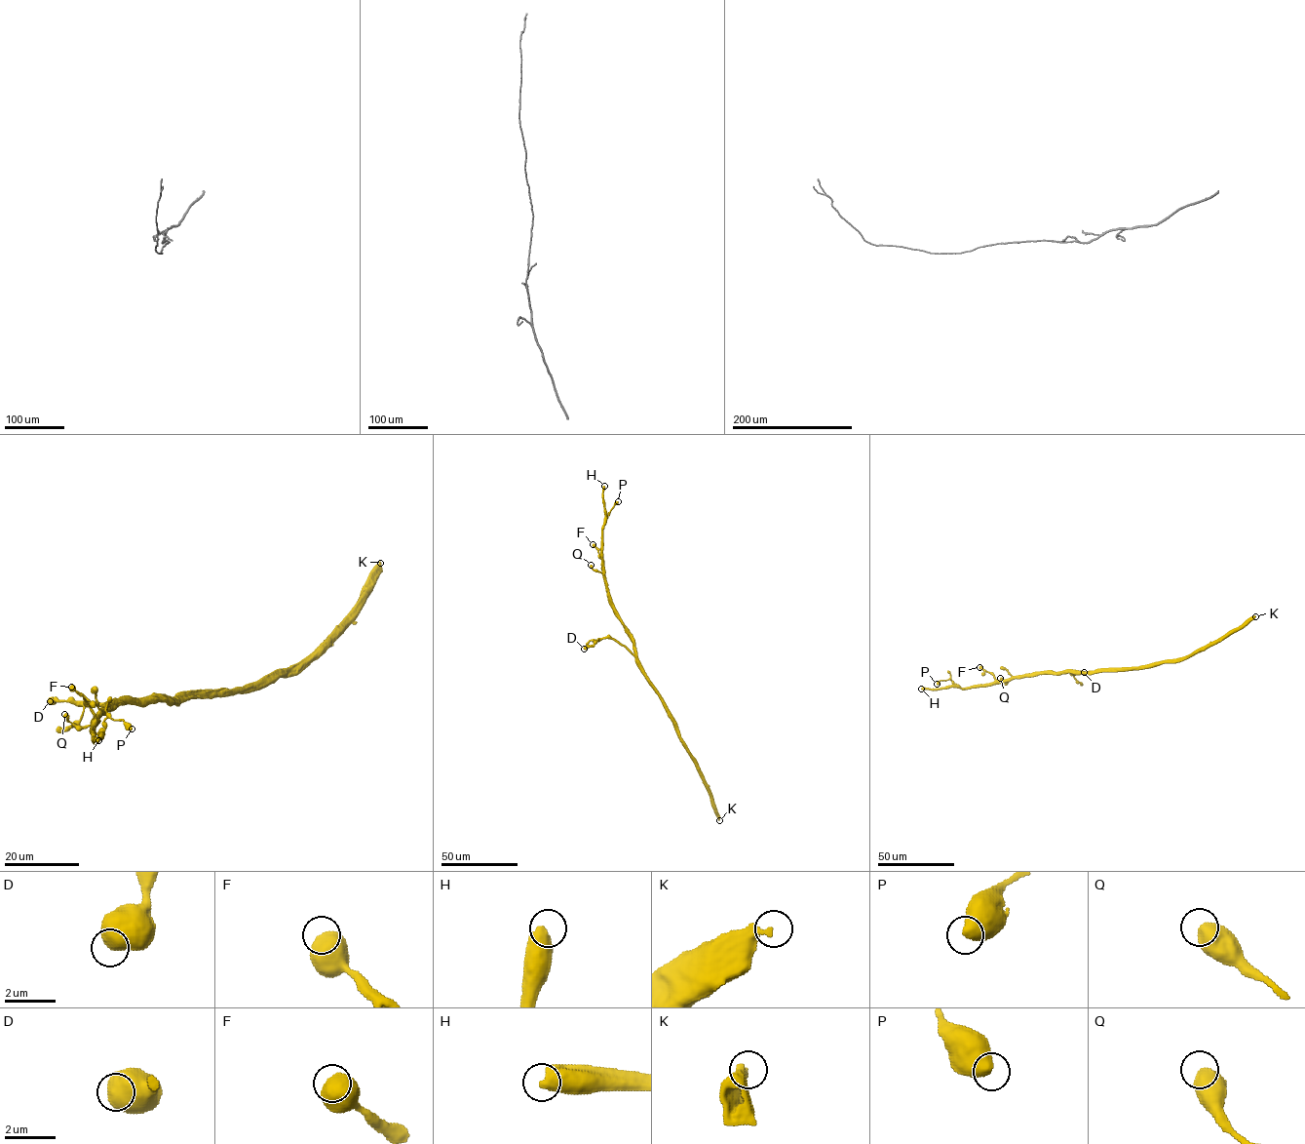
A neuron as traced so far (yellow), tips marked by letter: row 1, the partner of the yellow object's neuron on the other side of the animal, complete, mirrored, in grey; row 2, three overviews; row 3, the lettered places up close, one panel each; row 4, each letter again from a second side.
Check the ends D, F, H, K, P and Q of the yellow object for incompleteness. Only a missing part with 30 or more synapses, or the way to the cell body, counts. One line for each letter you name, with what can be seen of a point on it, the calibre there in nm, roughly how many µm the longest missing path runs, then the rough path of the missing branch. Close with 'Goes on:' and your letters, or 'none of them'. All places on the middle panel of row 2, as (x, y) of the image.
H: Place: (604, 486). Thickness 600 nm. Missing length about 500 µm
Goes on: H

